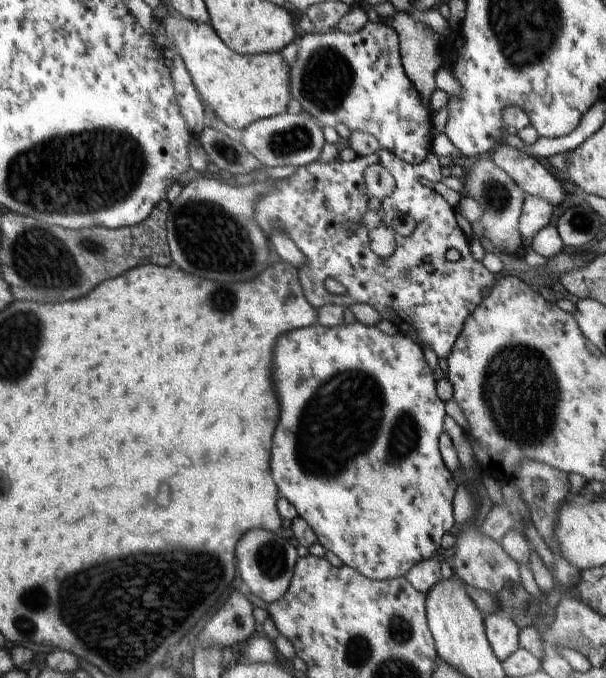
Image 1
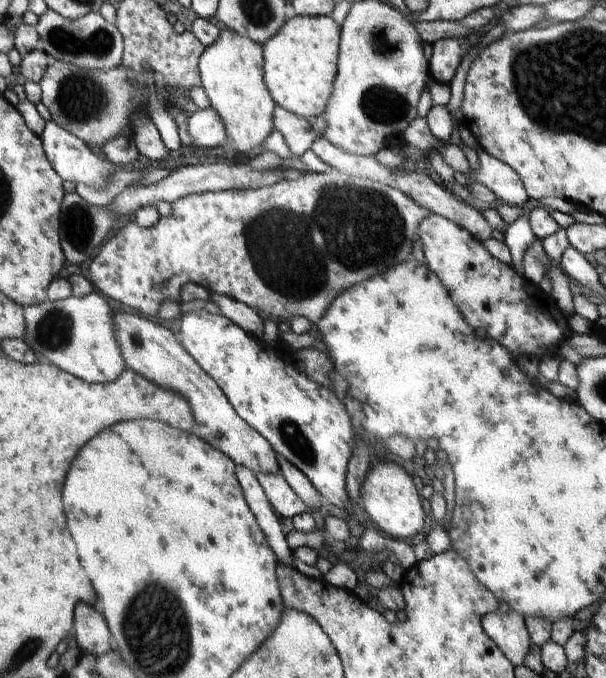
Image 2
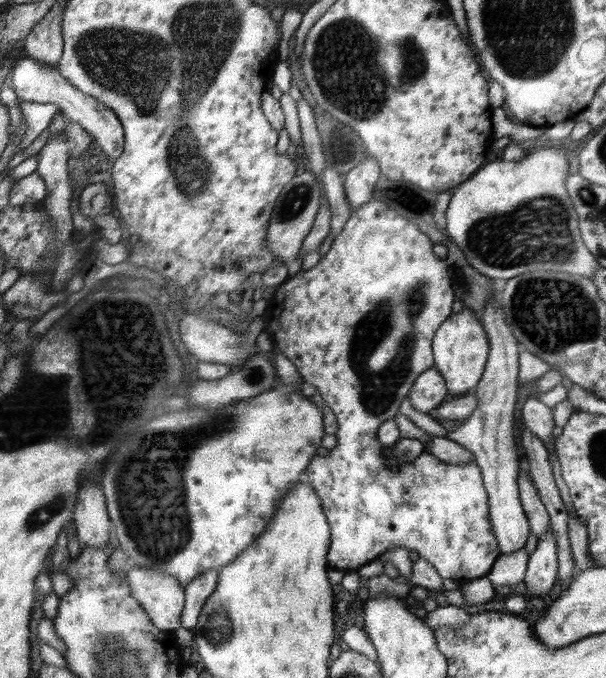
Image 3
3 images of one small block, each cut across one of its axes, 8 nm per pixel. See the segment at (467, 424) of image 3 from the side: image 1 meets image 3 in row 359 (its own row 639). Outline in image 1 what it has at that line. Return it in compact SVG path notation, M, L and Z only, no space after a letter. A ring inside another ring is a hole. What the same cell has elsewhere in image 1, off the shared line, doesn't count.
M498 613L489 615L483 623L490 648L500 662L504 662L521 647L519 645L520 629L513 620Z

